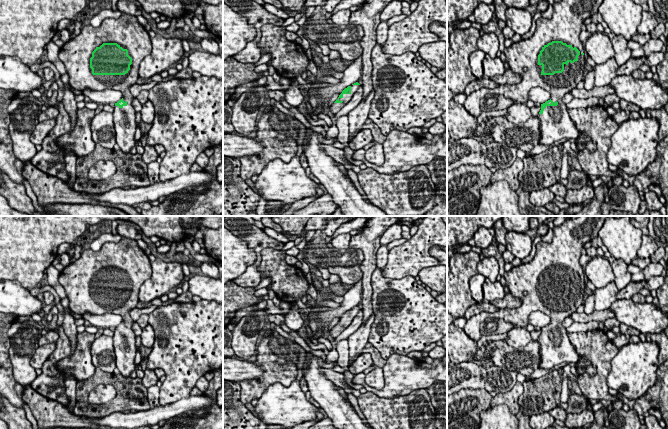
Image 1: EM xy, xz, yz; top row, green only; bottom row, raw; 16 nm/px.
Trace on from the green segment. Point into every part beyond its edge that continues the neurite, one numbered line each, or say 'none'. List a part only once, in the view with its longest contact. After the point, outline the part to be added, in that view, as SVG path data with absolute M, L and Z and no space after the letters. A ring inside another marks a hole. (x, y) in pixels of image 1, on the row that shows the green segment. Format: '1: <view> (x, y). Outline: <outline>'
1: yz (568, 15). Outline: M561 0L554 2L553 14L551 19L540 17L536 21L536 29L532 37L528 39L522 39L519 42L513 42L513 44L504 49L506 61L509 64L509 68L513 73L519 74L522 79L519 83L509 85L502 84L497 88L481 88L479 90L471 92L467 95L464 102L465 109L473 117L478 117L481 114L480 100L486 94L497 94L503 95L507 99L511 99L515 103L526 104L528 101L529 91L534 87L541 87L548 91L551 95L551 100L555 103L558 102L557 106L546 106L542 114L539 114L540 118L540 141L541 145L551 145L561 139L577 139L579 138L579 132L571 120L566 104L562 101L562 98L573 89L577 87L577 84L584 79L583 73L585 69L585 56L583 43L579 40L581 33L581 25L587 18L595 13L598 13L598 8L602 4L603 0ZM552 41L562 41L567 45L571 45L573 48L576 47L580 51L578 60L574 63L568 62L564 64L564 71L562 73L555 73L554 75L542 75L538 70L538 55L542 48L551 43Z

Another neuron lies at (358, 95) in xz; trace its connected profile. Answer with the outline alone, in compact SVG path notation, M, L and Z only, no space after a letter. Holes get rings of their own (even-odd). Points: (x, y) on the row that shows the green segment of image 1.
M360 85L359 89L354 93L351 100L338 112L335 114L335 120L332 121L332 125L336 124L338 119L343 116L347 115L351 110L359 105L363 98L363 86Z

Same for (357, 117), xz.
M373 89L365 99L362 99L357 107L348 113L350 141L355 137L355 134L363 129L362 127L368 119L369 110L374 95L375 91Z

